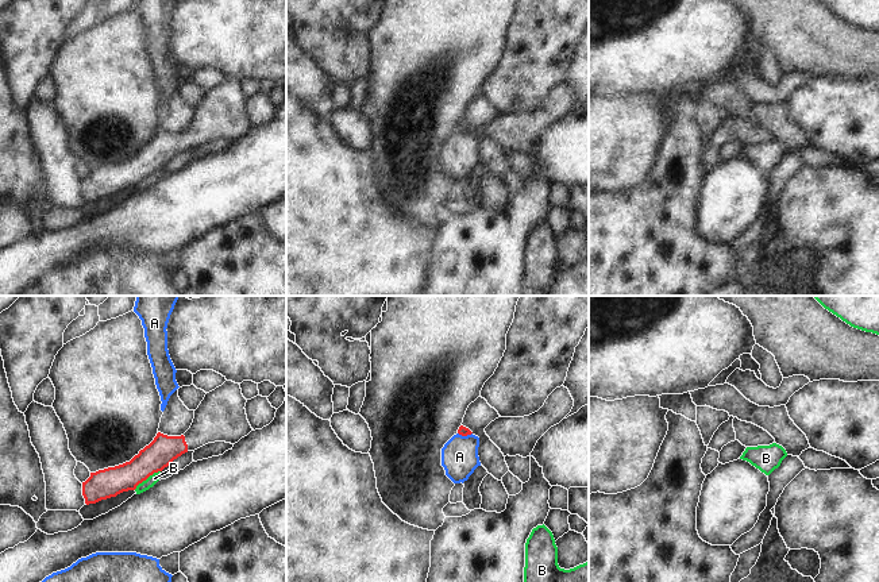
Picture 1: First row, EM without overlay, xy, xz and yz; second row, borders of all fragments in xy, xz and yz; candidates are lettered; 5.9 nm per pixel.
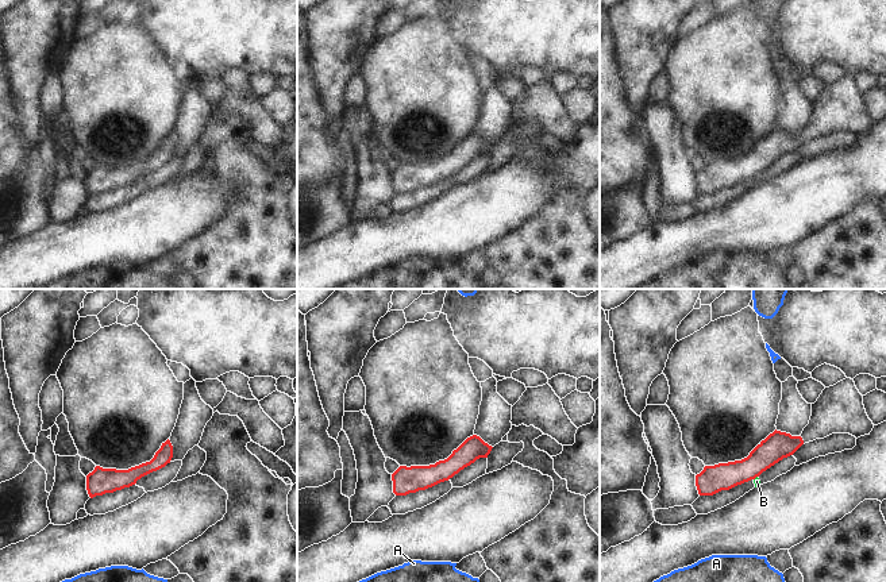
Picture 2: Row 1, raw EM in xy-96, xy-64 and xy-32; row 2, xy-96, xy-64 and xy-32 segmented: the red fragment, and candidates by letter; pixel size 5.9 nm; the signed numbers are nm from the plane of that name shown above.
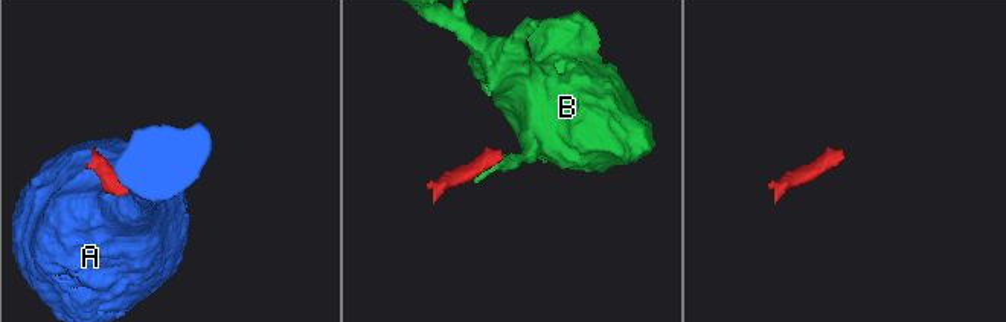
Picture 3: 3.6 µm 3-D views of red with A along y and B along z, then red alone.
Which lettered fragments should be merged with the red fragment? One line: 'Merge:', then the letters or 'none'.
Merge: none

